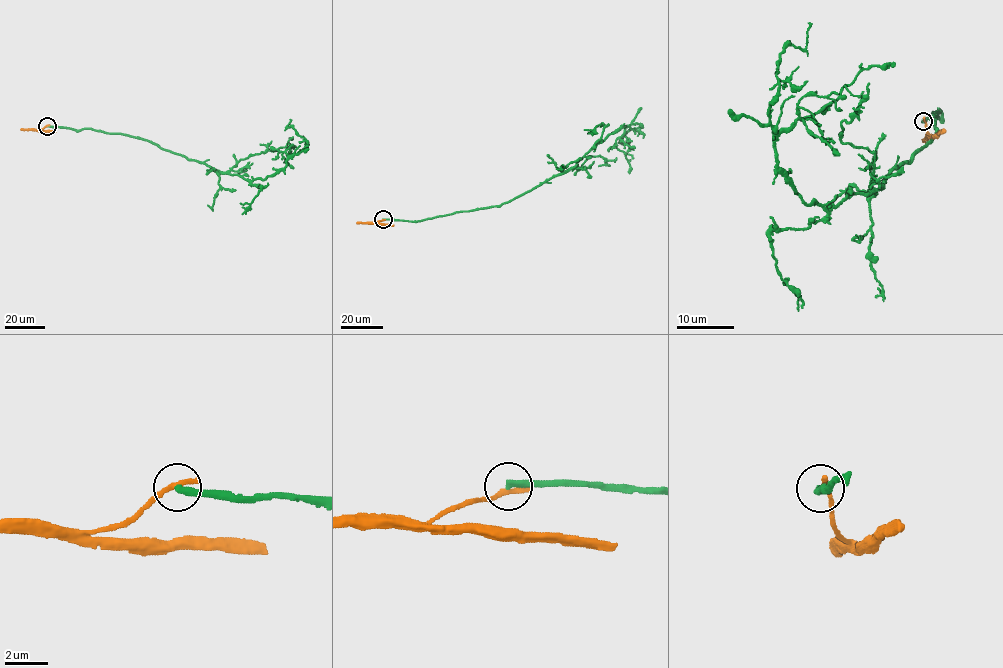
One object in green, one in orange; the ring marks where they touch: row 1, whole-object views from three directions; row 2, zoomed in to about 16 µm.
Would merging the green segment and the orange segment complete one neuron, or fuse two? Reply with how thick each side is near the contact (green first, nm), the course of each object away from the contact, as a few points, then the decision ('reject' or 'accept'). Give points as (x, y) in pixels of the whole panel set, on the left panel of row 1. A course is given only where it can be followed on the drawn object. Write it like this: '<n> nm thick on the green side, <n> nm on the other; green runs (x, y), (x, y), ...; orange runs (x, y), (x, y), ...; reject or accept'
280 nm thick on the green side, 300 nm on the other; green runs (47, 125), (147, 140), (252, 181), (282, 170), (307, 145), (295, 129), (286, 128), (290, 119); orange runs (47, 125), (37, 130), (20, 129); reject

